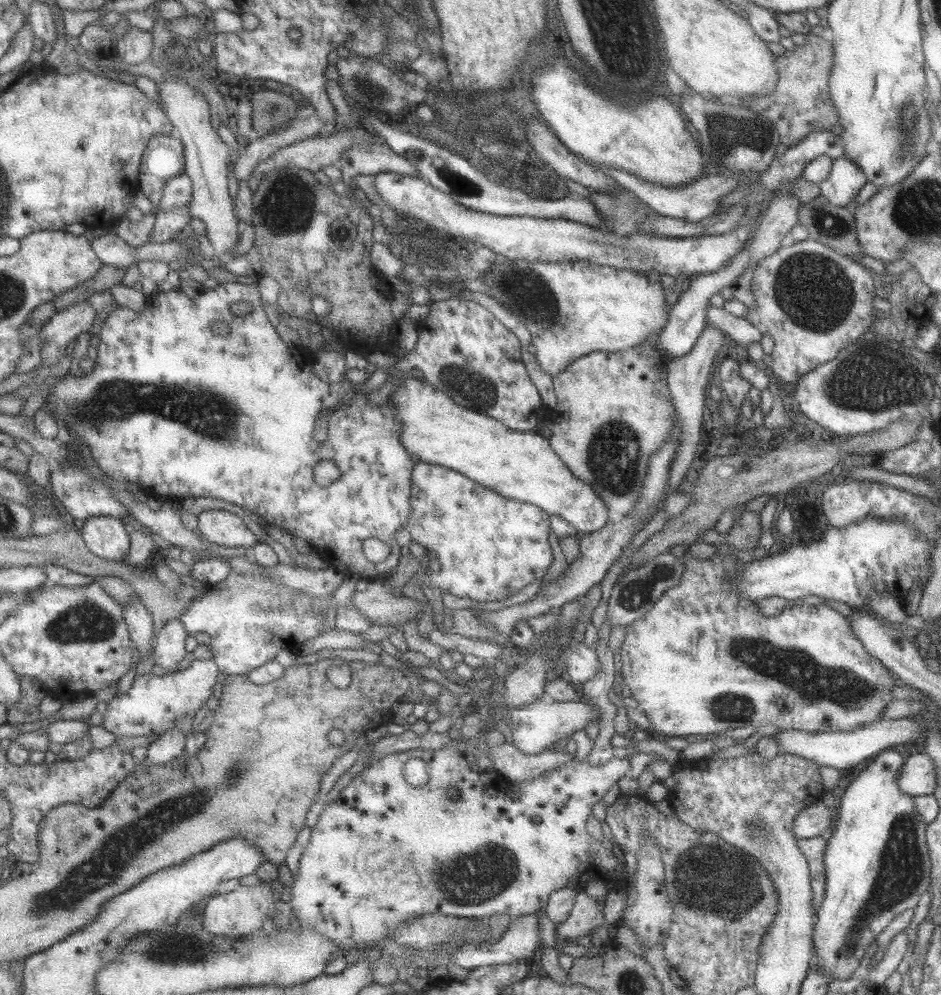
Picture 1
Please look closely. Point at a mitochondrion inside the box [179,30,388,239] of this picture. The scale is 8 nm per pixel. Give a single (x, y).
(293, 208)

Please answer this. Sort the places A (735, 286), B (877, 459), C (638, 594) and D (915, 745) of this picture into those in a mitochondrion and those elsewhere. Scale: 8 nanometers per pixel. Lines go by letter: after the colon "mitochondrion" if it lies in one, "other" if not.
A: other
B: other
C: mitochondrion
D: other

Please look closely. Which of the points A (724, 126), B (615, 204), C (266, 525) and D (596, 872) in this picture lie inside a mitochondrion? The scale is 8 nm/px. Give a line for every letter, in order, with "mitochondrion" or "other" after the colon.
A: mitochondrion
B: mitochondrion
C: other
D: other

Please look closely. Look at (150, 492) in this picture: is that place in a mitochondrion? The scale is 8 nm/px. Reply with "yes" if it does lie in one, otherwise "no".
no

